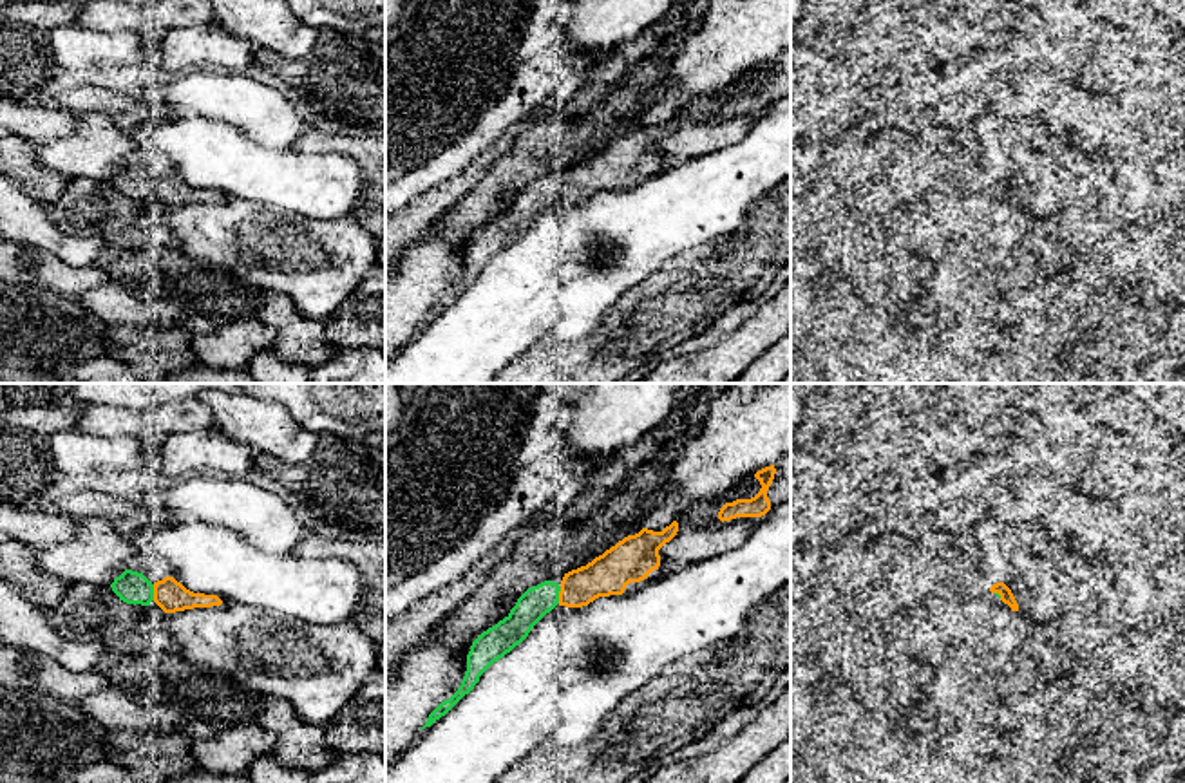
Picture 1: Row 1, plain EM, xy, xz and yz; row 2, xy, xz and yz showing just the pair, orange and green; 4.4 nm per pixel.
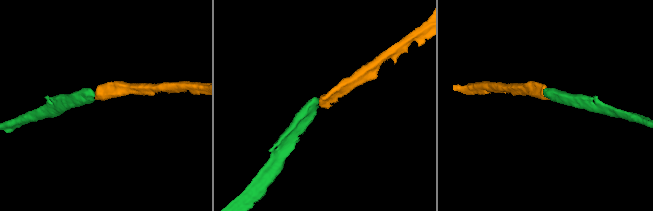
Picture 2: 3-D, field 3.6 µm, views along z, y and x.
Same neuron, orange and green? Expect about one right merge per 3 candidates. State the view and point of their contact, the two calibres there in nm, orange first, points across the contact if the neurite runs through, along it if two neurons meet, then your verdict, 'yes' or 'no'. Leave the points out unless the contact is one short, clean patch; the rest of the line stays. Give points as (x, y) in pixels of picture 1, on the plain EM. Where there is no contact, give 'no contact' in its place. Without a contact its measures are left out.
meets orange in xy at (154, 187); 140 nm thick on the orange side, 140 nm on the other; yes

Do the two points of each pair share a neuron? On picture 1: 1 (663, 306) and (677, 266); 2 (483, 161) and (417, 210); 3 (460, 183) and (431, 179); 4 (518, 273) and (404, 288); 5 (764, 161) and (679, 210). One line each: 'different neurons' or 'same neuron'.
1: same neuron
2: same neuron
3: different neurons
4: different neurons
5: same neuron

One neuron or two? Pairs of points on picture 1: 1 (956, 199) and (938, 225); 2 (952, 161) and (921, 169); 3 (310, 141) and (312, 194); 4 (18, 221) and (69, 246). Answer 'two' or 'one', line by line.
1: two
2: two
3: two
4: one

